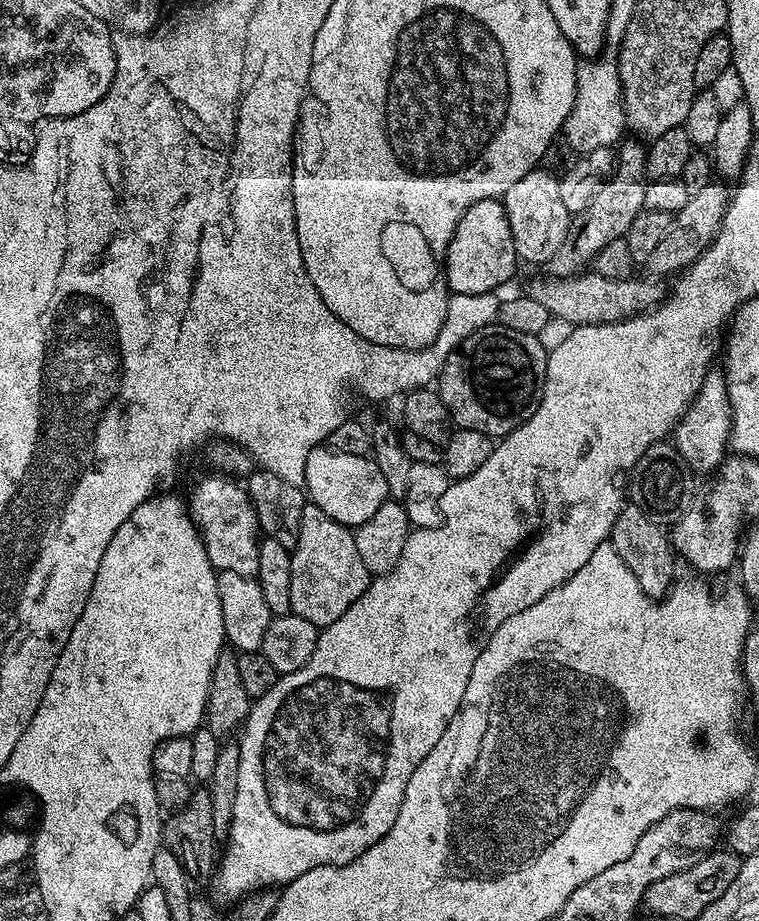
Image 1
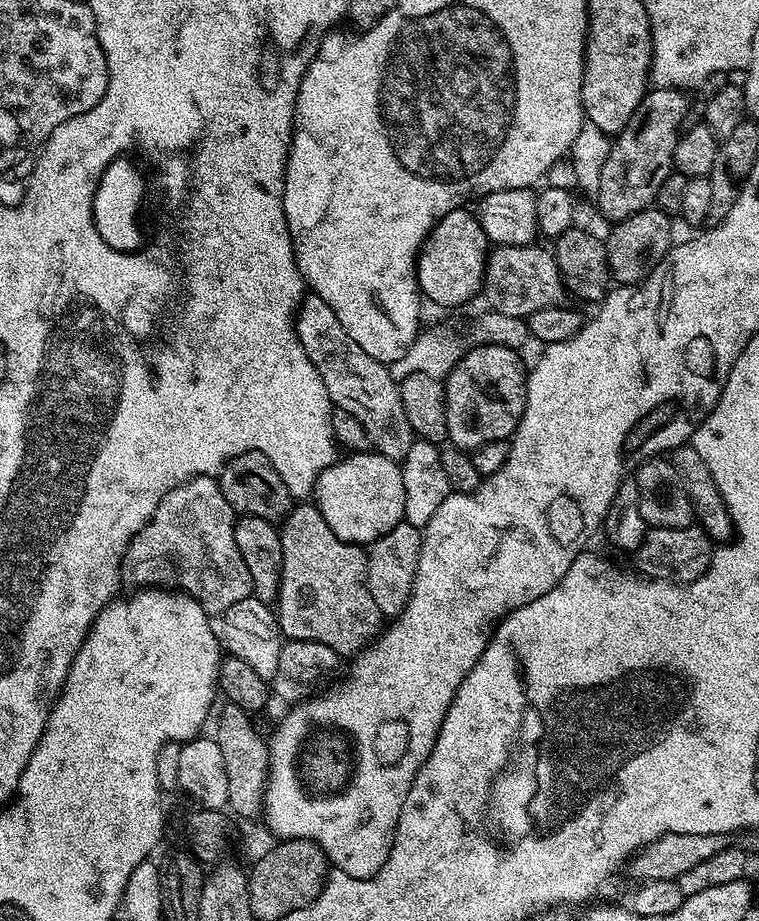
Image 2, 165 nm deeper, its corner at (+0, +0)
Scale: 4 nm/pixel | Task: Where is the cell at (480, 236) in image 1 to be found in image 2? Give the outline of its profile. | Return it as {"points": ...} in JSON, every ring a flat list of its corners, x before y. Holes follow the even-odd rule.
{"points":[[467,207,456,208,432,228,416,256,416,281,425,301,433,300,444,308,456,308,481,295,484,271,490,251,488,235,482,230,480,217]]}

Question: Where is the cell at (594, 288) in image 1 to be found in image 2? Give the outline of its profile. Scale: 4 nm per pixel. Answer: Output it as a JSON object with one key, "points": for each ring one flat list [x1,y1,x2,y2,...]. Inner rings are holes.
{"points":[[539,243,523,244,522,246,506,246,505,244,493,247,488,253,486,270,484,271,483,299,488,299,487,307,498,314,506,314,510,318,527,318,534,314,534,310,555,308,566,296,564,280,556,265,555,255,544,248,539,248]]}

